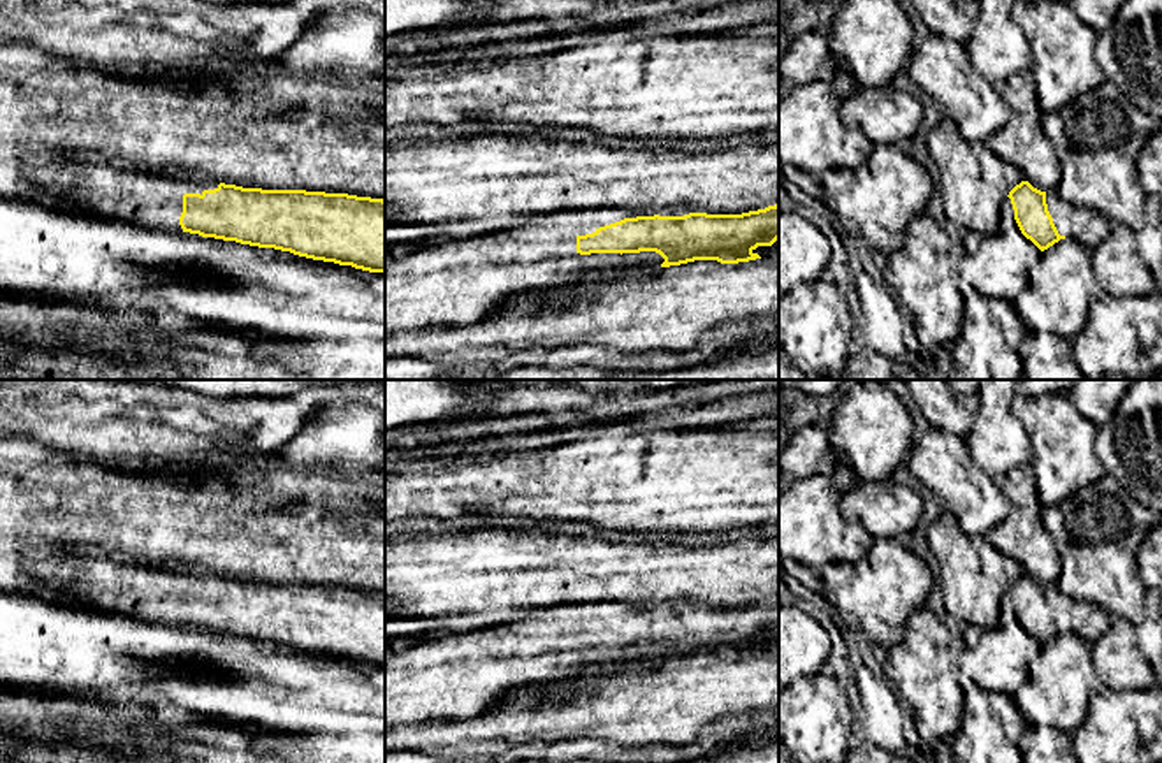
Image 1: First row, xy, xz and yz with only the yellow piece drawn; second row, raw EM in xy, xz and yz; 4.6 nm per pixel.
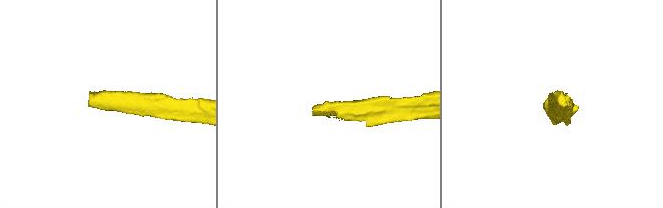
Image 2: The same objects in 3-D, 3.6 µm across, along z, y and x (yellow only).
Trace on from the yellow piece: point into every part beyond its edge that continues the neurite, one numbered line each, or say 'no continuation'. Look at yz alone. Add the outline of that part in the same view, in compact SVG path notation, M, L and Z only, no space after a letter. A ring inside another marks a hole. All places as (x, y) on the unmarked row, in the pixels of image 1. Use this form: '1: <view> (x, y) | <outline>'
1: yz (1089, 621) | M1058 584L1046 585L1046 598L1060 629L1072 631L1088 643L1108 631L1111 615L1100 607L1064 594Z

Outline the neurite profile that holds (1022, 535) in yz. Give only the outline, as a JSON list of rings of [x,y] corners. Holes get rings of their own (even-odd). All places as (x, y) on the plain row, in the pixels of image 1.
[[[1030,464],[1014,468],[995,482],[1007,498],[1011,510],[1007,517],[986,534],[986,540],[999,552],[1018,561],[1025,575],[1034,582],[1041,585],[1058,584],[1060,554],[1042,524],[1042,506]]]

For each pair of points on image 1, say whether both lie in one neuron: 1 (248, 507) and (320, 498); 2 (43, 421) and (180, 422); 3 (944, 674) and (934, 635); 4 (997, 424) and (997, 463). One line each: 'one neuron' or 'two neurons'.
1: one neuron
2: one neuron
3: one neuron
4: one neuron

